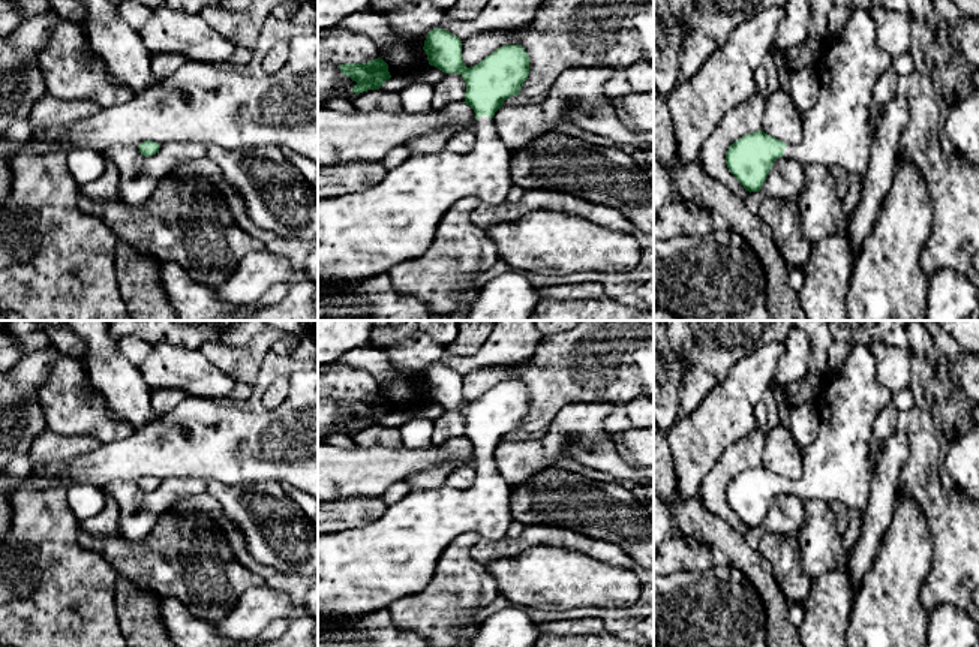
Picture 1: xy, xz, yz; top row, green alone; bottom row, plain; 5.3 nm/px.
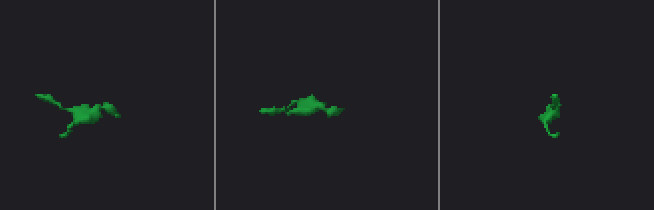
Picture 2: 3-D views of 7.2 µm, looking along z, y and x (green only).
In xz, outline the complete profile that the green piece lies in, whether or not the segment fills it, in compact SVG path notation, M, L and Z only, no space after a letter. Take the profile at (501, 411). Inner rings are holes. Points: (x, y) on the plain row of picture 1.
M444 364L430 365L423 385L430 401L438 403L444 409L459 409L465 415L465 439L475 448L477 478L466 490L447 485L415 488L400 502L388 506L385 514L373 523L331 533L318 533L318 611L349 614L360 608L361 599L372 590L381 592L381 607L388 608L394 601L417 595L427 587L441 554L460 535L477 533L489 541L501 541L507 536L508 524L513 521L510 511L513 487L501 475L492 460L492 454L505 434L520 430L520 424L529 410L528 388L522 380L504 380L478 400L466 403L462 394L462 376Z

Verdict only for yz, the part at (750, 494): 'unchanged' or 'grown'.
grown

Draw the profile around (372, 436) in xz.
M367 425L352 433L357 448L402 448L402 433L397 427Z

